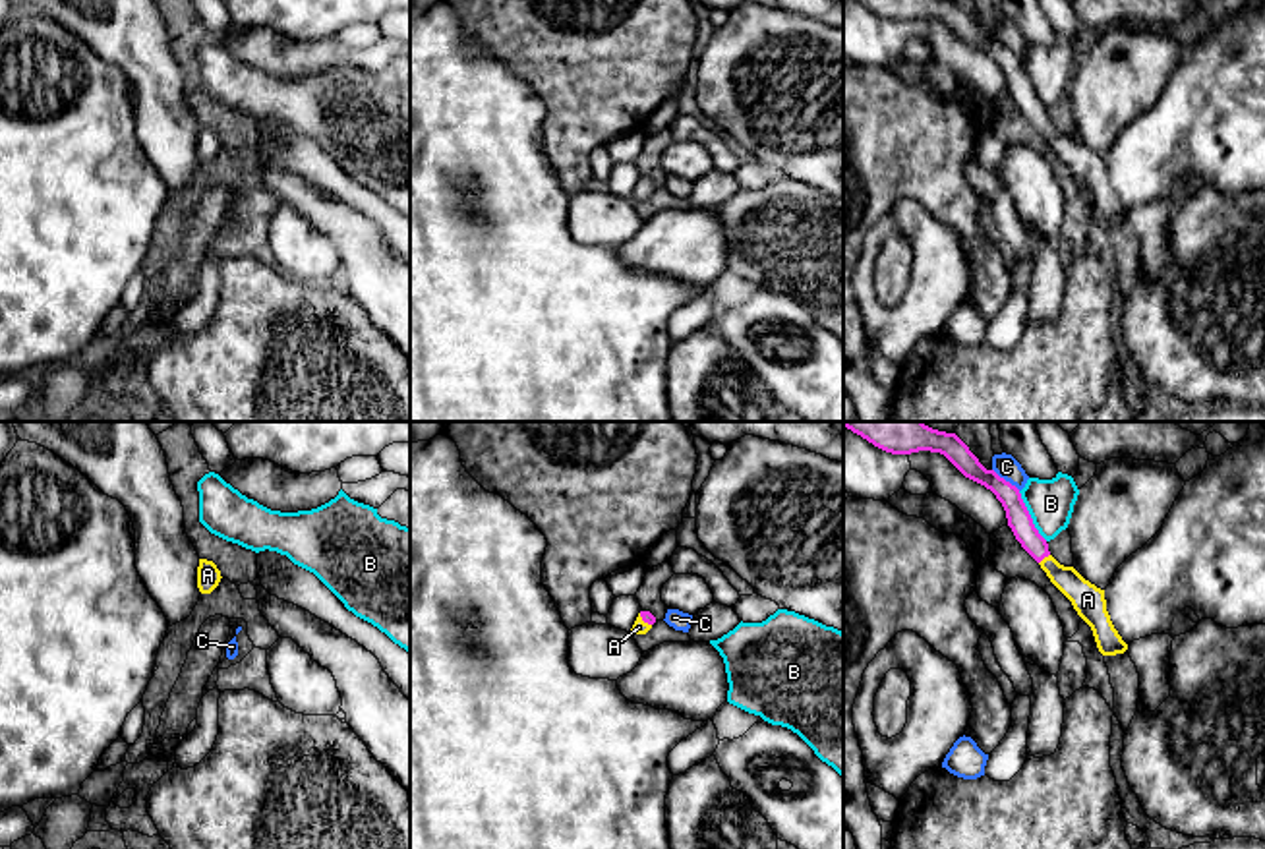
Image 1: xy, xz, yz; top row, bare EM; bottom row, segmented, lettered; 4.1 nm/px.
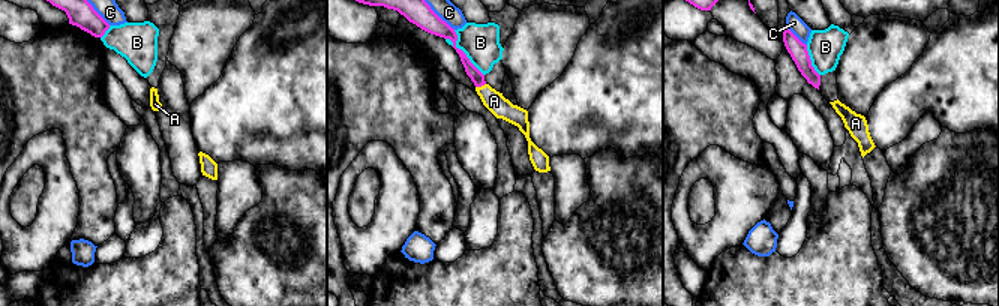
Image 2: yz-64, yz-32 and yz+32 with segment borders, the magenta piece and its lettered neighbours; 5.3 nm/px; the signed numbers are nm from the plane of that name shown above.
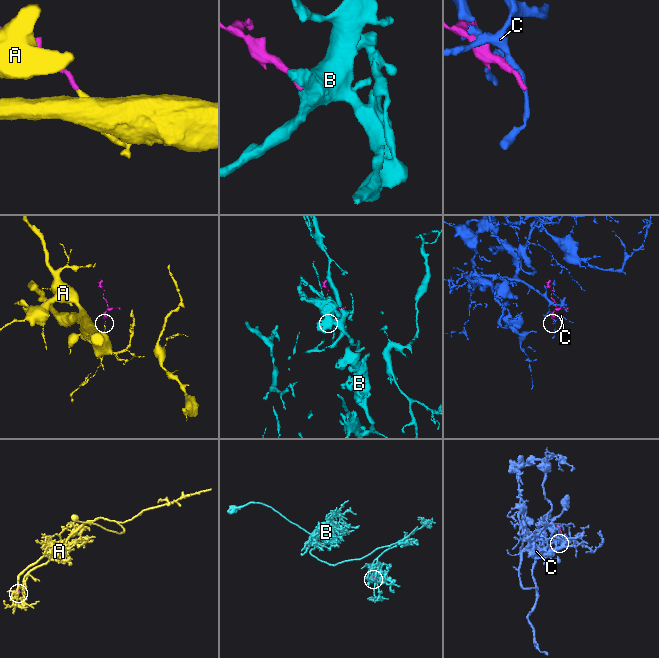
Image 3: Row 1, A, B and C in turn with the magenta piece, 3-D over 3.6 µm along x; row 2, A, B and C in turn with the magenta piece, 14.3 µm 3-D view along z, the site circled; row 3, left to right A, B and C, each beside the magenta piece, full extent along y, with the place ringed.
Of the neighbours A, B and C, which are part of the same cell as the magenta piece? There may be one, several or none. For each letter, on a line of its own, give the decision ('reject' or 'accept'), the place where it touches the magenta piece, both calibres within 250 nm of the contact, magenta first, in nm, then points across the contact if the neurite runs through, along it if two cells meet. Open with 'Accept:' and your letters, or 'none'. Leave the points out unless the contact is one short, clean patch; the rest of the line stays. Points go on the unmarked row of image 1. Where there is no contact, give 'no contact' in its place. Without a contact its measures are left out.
Accept: A
A: accept; meets magenta in yz at (1043, 124); 100 nm thick on the magenta side, 130 nm on the other; runs through yz (1020, 87), (1043, 124), (1086, 165)
B: reject; meets magenta in yz at (1029, 84); 100 nm thick on the magenta side, 190 nm on the other; border along yz (1018, 58), (1033, 93), (1047, 107)
C: reject; meets magenta in yz at (1004, 47); 100 nm thick on the magenta side, 100 nm on the other

